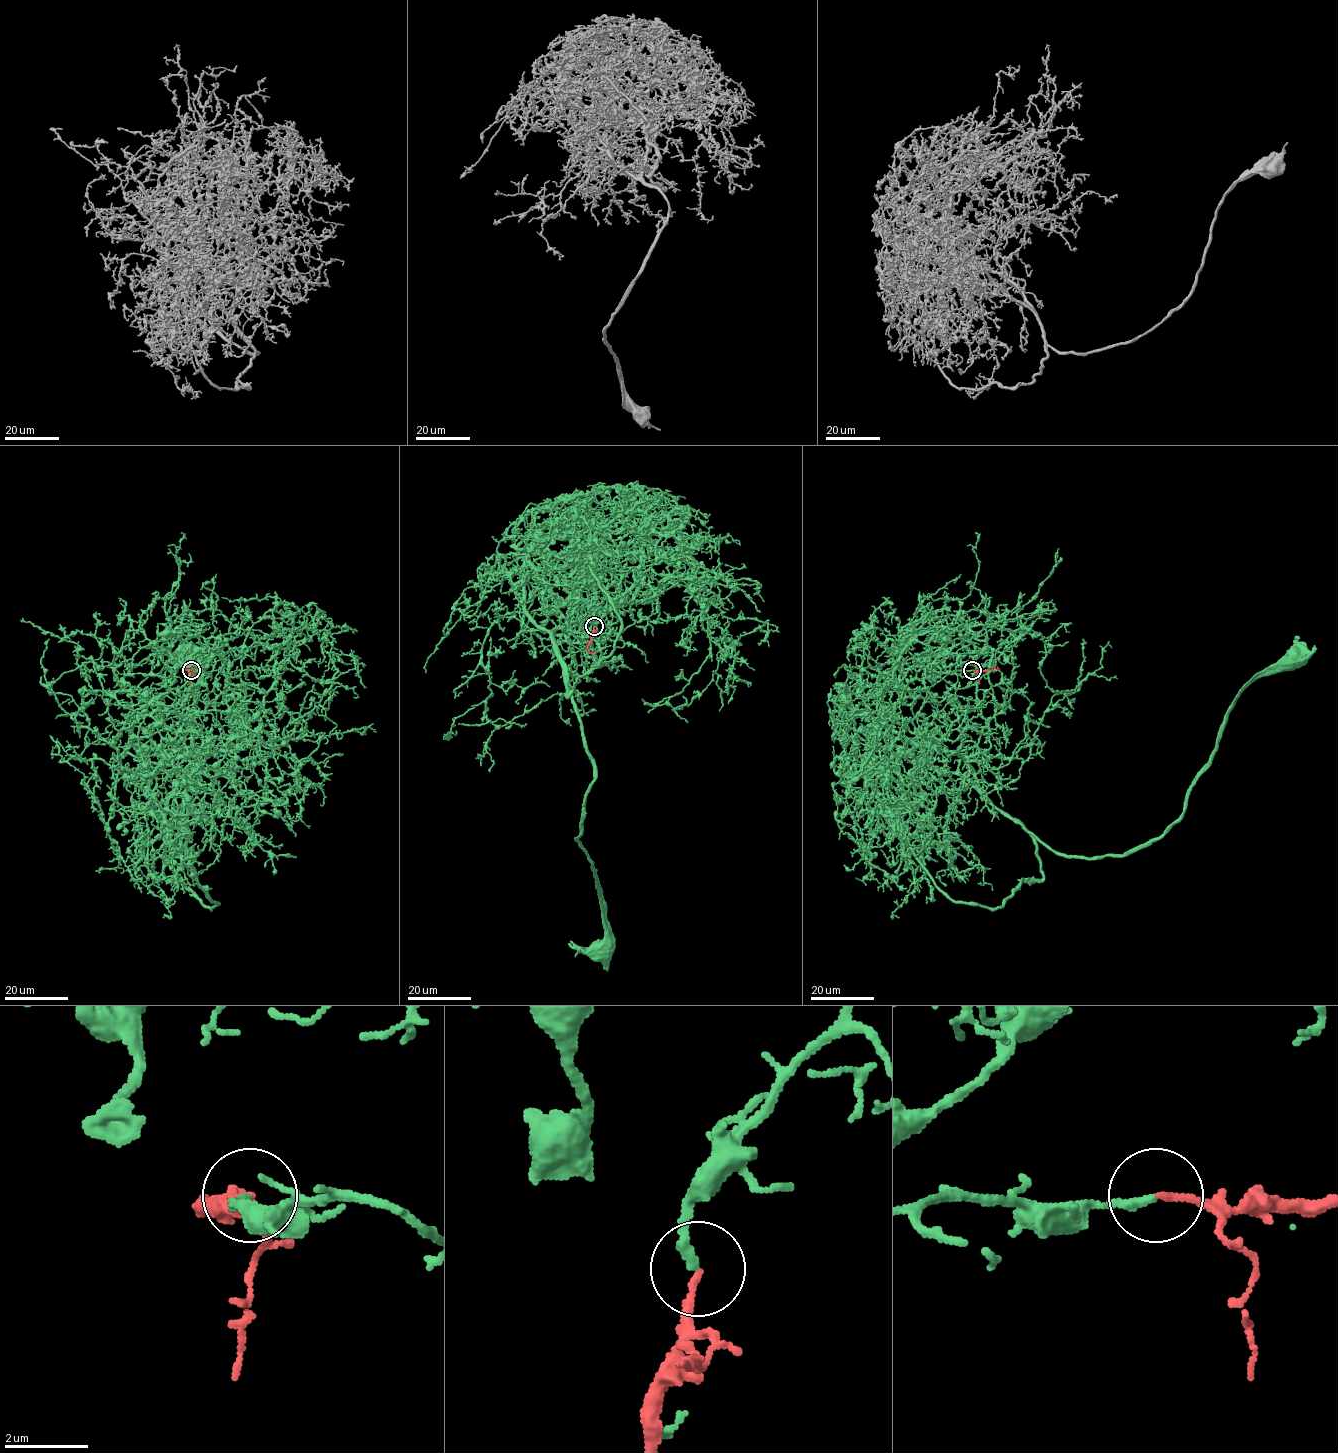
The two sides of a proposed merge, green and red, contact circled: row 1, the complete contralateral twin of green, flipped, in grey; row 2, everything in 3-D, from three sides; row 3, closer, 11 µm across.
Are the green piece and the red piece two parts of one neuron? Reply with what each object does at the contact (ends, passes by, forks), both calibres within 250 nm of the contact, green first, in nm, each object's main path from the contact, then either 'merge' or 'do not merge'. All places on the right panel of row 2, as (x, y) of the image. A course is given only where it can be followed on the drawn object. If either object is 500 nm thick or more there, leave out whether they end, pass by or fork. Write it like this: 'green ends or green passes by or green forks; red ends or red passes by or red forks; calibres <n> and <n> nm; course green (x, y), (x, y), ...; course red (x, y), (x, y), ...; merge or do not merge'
green ends; red ends; calibres 240 and 150 nm; course green (971, 670), (923, 652), (883, 694), (890, 739), (1053, 850), (1100, 858), (1177, 819), (1235, 698), (1299, 659); course red (971, 670), (999, 669), (997, 667); merge

